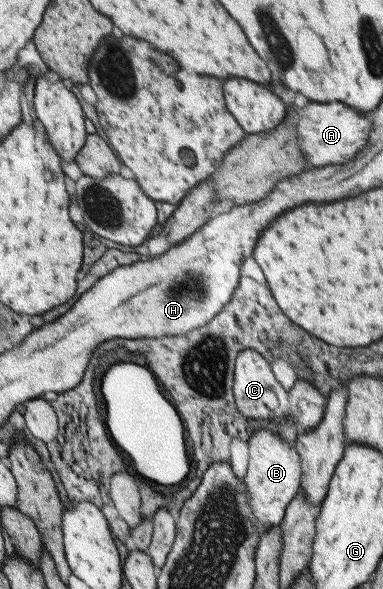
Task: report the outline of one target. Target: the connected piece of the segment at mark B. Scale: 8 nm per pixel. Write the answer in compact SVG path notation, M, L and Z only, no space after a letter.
M257 429L247 440L247 470L245 476L241 479L246 484L248 490L248 501L255 518L258 520L257 526L261 530L268 530L275 525L279 525L284 515L287 504L294 499L296 494L300 492L301 469L299 456L295 452L294 443L288 443L282 439L277 433L267 429Z

